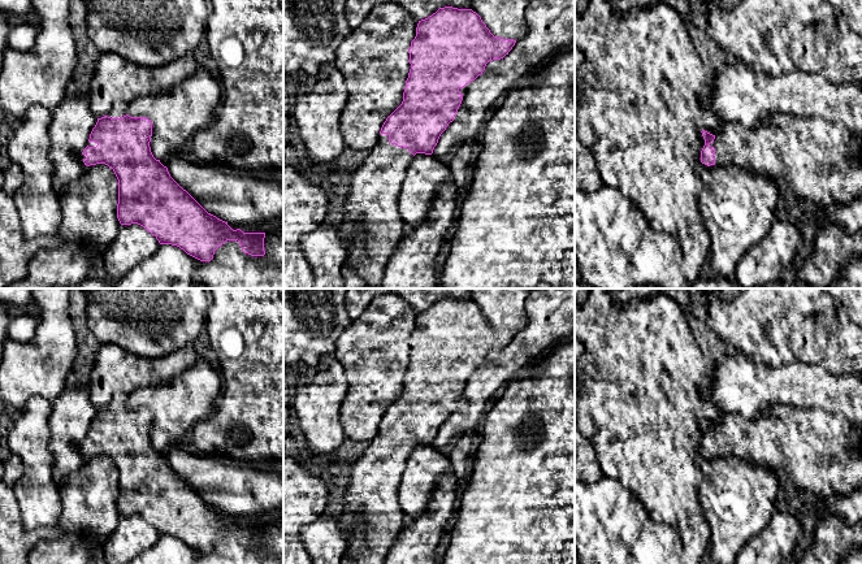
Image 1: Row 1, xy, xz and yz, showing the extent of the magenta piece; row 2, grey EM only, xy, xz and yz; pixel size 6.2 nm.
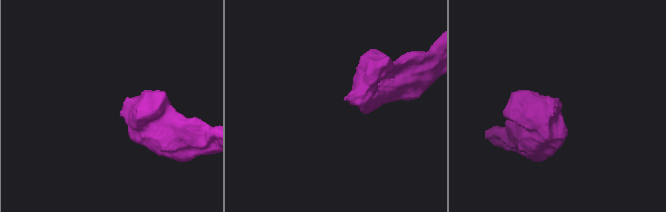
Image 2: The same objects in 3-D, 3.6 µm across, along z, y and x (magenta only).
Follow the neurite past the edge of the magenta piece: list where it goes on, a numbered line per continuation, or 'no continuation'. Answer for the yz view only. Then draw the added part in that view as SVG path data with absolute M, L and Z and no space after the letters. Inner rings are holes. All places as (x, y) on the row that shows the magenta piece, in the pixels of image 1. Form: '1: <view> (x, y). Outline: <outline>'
1: yz (821, 161). Outline: M775 113L758 126L748 127L738 122L722 121L720 131L710 143L715 148L715 165L733 165L750 173L783 178L797 199L810 200L816 207L848 204L862 195L862 144L845 127L823 120Z

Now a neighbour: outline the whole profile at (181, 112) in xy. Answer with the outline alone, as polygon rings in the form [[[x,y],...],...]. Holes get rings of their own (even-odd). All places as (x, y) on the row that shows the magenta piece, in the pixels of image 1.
[[[203,60],[199,66],[176,87],[165,94],[139,97],[129,103],[130,117],[147,117],[152,122],[151,152],[156,160],[174,155],[200,130],[208,127],[217,114],[222,88],[211,66]]]

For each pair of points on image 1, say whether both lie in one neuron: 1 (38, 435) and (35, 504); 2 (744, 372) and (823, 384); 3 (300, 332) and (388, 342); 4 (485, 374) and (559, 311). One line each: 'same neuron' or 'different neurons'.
1: same neuron
2: same neuron
3: different neurons
4: same neuron

